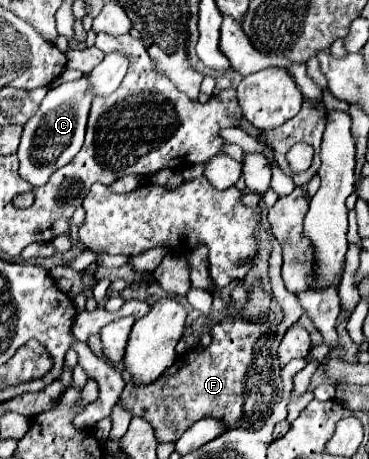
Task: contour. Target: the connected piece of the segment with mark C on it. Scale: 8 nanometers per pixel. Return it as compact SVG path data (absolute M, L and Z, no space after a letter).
M87 75L77 81L49 89L49 93L39 105L39 111L23 125L17 157L19 157L19 175L25 181L29 181L35 187L47 183L53 171L69 163L75 157L75 153L79 153L85 137L85 125L87 125L91 101L93 101L93 93L87 85Z

